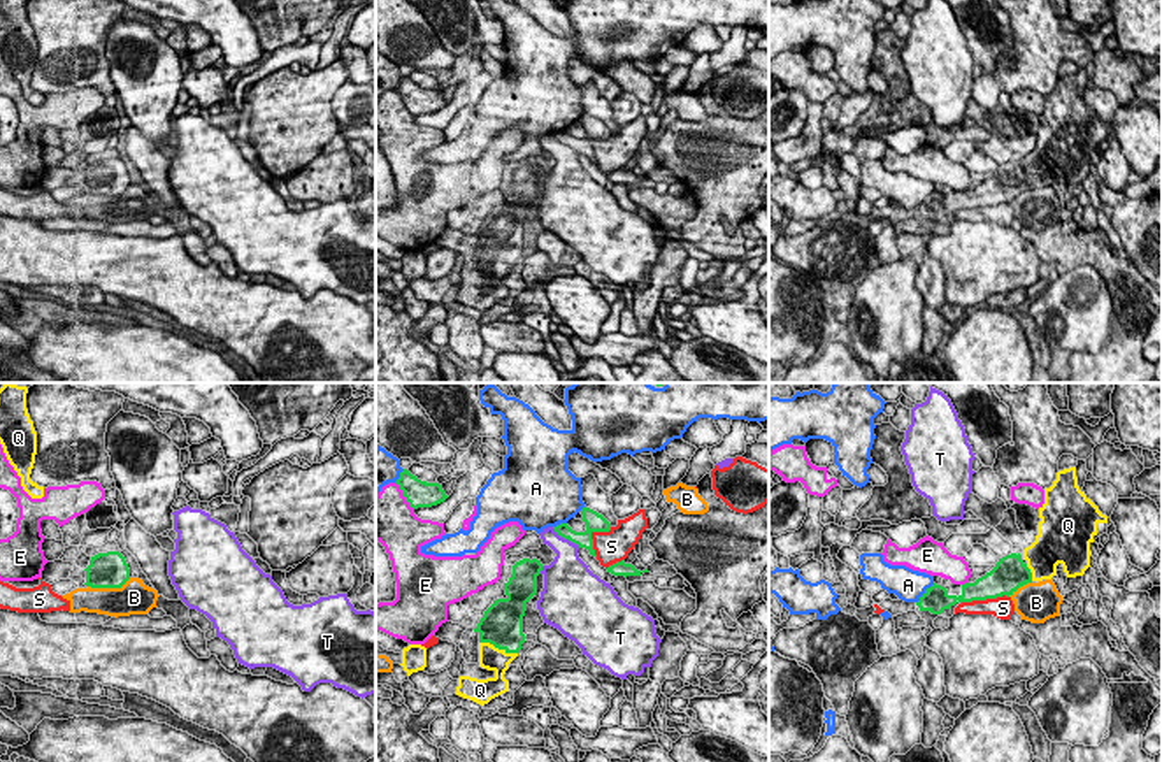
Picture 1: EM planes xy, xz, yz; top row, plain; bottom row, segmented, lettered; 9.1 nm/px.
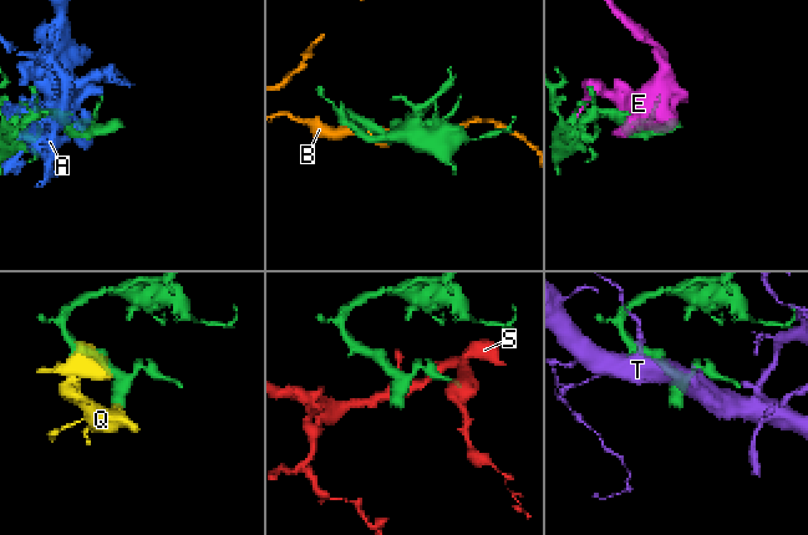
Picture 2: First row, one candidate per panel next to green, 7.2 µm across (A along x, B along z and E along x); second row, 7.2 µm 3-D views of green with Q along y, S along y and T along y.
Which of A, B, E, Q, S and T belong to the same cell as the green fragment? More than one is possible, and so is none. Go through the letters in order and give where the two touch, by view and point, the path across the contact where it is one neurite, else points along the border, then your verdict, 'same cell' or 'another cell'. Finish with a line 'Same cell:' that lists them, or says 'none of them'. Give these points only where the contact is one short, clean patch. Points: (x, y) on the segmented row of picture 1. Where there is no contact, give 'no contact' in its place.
A: yz (925, 592) | another cell
B: xy (109, 587) | another cell
E: xz (404, 496) | another cell
Q: xz (499, 648) | across xz (501, 625), (499, 648), (490, 657) | same cell
S: yz (983, 599) | another cell
T: xz (566, 538) | along xz (552, 527), (580, 546) | another cell
Same cell: Q

